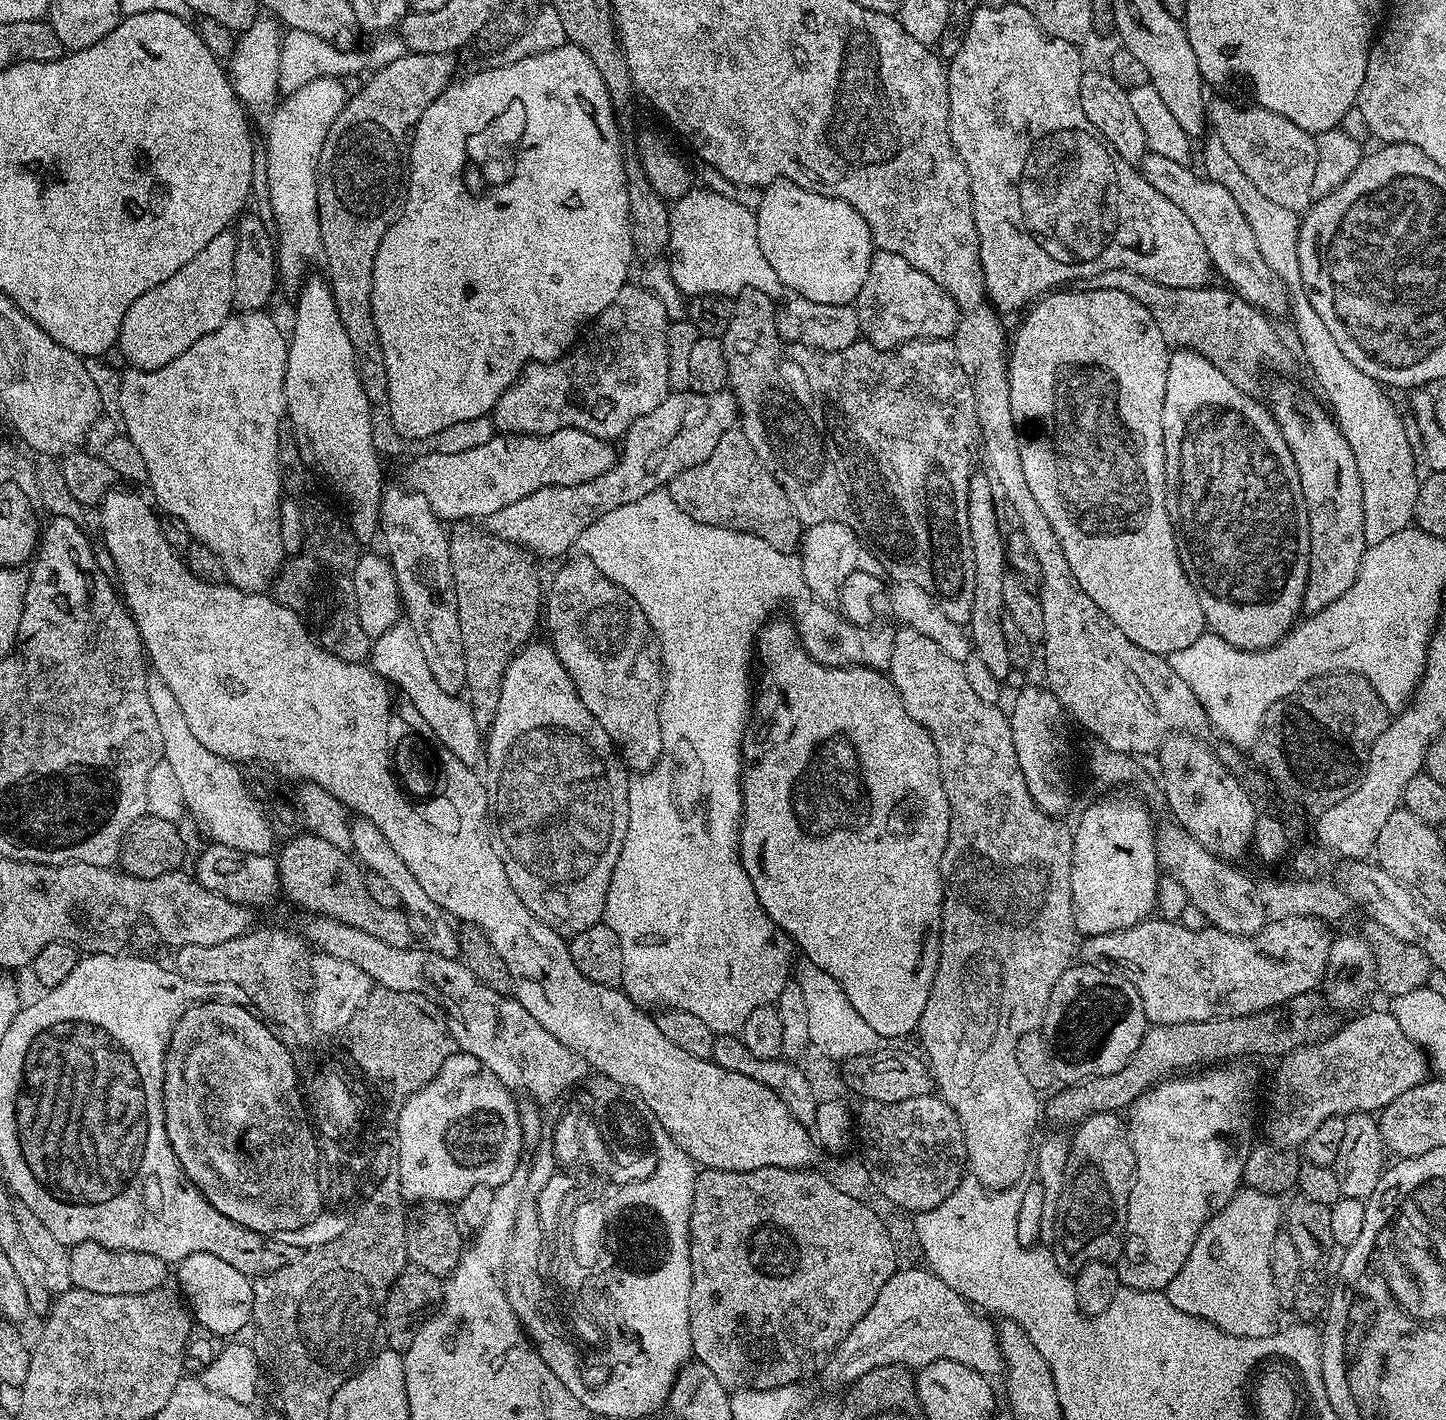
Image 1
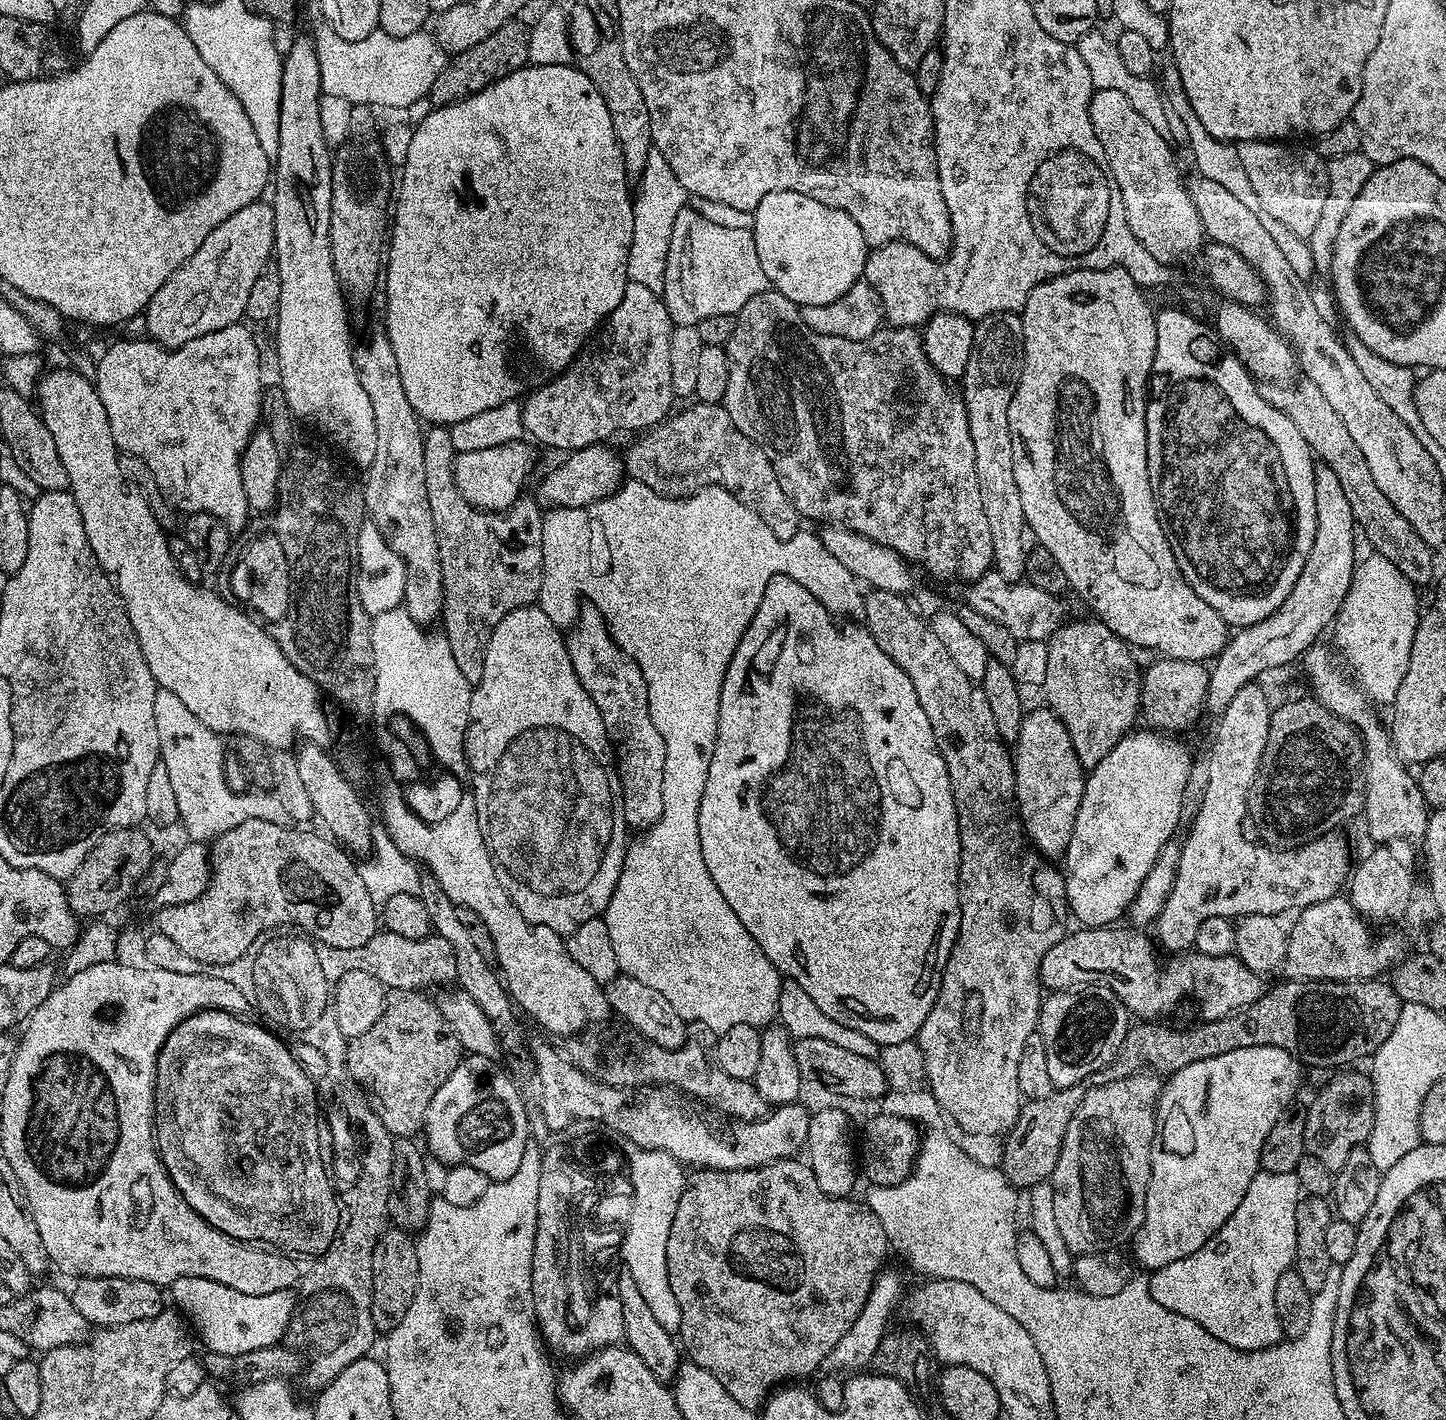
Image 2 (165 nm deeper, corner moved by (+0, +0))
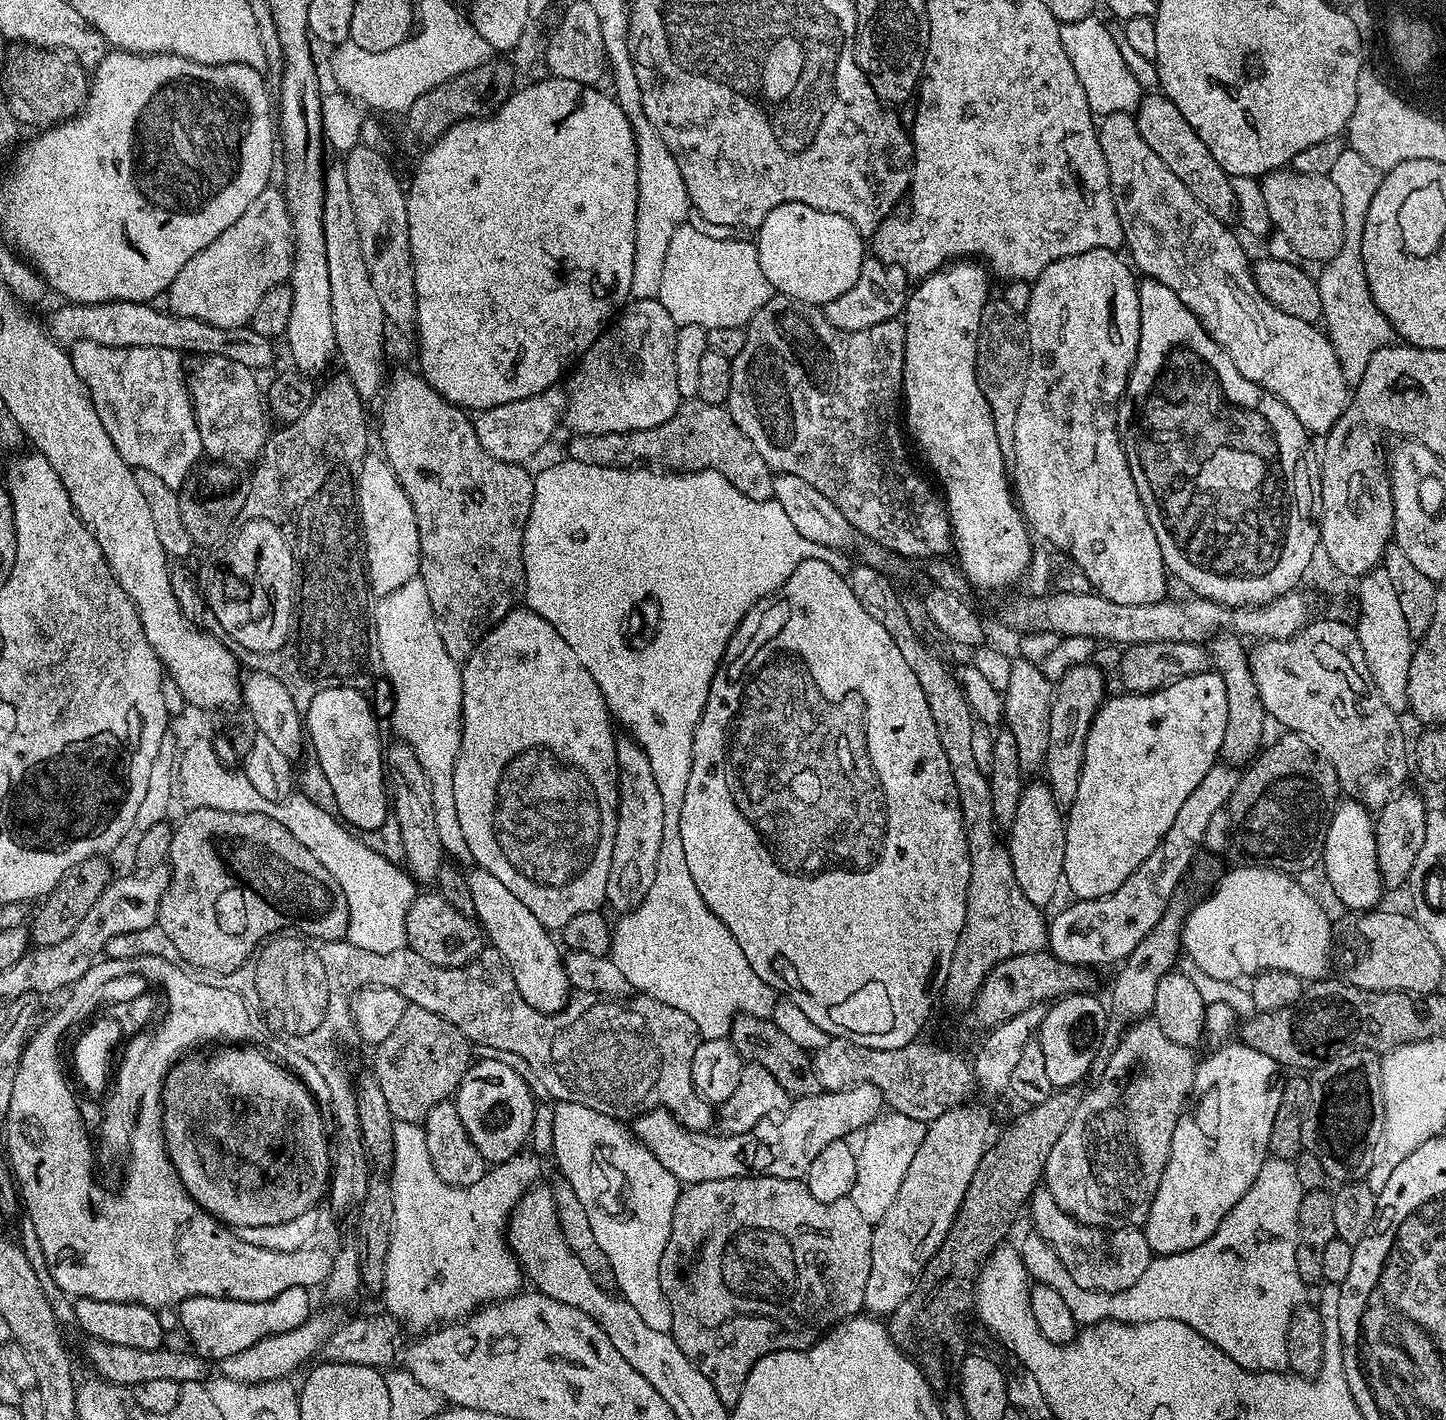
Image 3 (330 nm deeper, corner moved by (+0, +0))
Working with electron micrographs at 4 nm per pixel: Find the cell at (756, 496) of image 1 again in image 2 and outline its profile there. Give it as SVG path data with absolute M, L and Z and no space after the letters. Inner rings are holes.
M693 403L694 406L647 429L634 441L622 459L627 475L664 497L693 496L703 488L724 487L747 508L754 509L779 541L789 541L802 526L802 517L785 491L768 492L768 484L760 484L760 472L775 472L773 464L748 435L743 434L720 404Z

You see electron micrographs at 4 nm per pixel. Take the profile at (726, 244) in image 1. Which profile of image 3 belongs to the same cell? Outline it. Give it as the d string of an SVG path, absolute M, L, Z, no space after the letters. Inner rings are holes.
M686 222L674 230L674 238L670 238L666 253L658 299L677 326L744 328L773 295L766 274L762 274L762 262L758 262L758 250L752 240L709 238Z

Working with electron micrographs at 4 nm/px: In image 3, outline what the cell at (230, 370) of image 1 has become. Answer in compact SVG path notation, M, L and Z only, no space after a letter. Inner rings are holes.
M78 342L71 345L70 355L72 365L78 374L80 381L84 383L88 390L88 396L92 400L94 410L98 414L98 418L102 418L102 426L106 426L106 434L110 434L110 442L114 442L114 450L118 450L118 454L122 454L122 458L131 466L132 469L141 468L142 470L150 470L150 474L155 474L157 478L162 478L162 482L166 482L166 486L174 489L181 489L185 480L193 475L192 467L200 460L200 455L205 455L206 449L202 442L202 434L198 430L198 422L196 415L192 409L192 393L190 391L189 381L186 379L186 368L184 372L184 364L181 353L174 350L166 350L165 348L115 348L114 346L98 346L98 342Z

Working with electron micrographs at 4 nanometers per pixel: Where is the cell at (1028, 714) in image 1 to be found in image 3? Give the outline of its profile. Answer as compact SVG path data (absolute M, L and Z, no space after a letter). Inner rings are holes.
M1029 783L1022 798L1018 798L1018 814L1014 814L1010 829L1012 837L1006 840L1006 847L1014 866L1014 878L1018 878L1022 894L1026 894L1030 902L1041 906L1047 906L1055 898L1056 887L1062 884L1066 854L1065 819L1065 813L1058 802L1054 802L1054 794L1047 783Z

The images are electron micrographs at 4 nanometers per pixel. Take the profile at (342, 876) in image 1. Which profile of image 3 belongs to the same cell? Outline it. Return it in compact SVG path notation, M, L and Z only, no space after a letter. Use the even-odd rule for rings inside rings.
M194 808L185 813L180 820L180 825L177 823L172 833L170 854L167 859L172 877L168 883L168 889L164 891L164 897L156 915L156 924L164 931L164 936L170 938L170 942L174 942L176 955L185 965L193 964L196 968L205 968L208 972L220 972L219 974L233 972L242 967L248 961L248 957L253 955L269 937L281 930L295 929L297 933L313 936L319 940L342 940L347 937L348 907L346 894L342 894L342 886L338 886L330 870L326 870L326 866L322 866L322 862L318 862L318 858L314 858L314 854L306 850L306 846L302 846L302 842L298 842L298 838L294 838L290 830L286 830L286 826L274 822L274 818L263 816L260 812L227 812L226 810Z

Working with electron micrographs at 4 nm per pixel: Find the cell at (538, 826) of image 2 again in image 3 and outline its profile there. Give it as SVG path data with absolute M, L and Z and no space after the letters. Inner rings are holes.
M527 606L513 608L511 612L506 614L506 618L499 620L480 639L478 646L470 654L470 658L463 661L460 677L462 678L462 718L460 719L462 722L462 742L454 766L454 810L458 810L458 822L462 825L462 834L466 834L466 846L470 850L472 860L479 867L485 868L490 874L494 874L494 878L498 878L498 882L502 882L502 886L506 886L506 890L510 890L510 894L514 894L514 898L518 898L518 902L522 902L522 906L526 906L526 910L530 910L530 914L534 914L534 918L538 918L538 922L542 922L544 928L563 930L566 922L570 922L570 918L574 918L577 914L586 914L587 912L603 909L606 904L606 878L610 878L610 854L614 854L614 830L616 829L616 815L620 805L620 779L618 778L618 766L616 765L616 741L618 736L617 733L612 733L614 717L608 711L608 701L604 699L598 682L594 682L590 670L586 670L586 666L582 666L582 662L578 662L574 650L570 650L570 646L566 646L566 638L562 638L562 634L558 634L558 630L554 630L554 626L550 626L550 622L546 622L546 618L530 611Z

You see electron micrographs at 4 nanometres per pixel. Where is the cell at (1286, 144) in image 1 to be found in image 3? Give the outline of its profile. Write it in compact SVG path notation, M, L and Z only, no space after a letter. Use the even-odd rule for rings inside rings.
M1277 170L1263 177L1260 185L1266 198L1266 206L1270 210L1273 229L1290 238L1301 261L1327 262L1338 254L1344 237L1342 194L1338 194L1338 186L1334 186L1331 176L1311 176L1291 170Z

